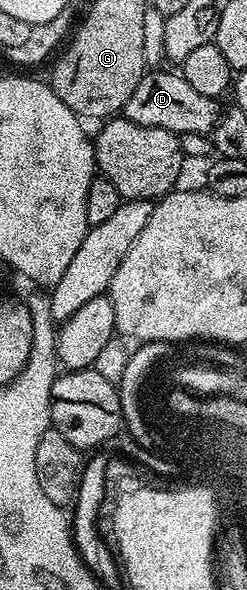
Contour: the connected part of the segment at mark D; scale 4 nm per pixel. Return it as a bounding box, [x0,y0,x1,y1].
[125,69,220,136]

